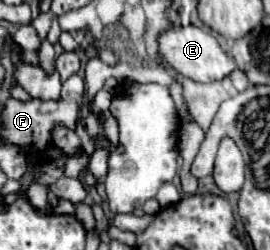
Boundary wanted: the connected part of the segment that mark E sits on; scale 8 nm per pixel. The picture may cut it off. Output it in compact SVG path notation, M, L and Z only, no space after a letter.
M189 25L189 27L173 27L167 29L161 37L159 37L159 51L163 55L163 59L181 75L199 81L199 83L211 83L211 81L221 81L227 75L233 73L235 63L233 57L229 57L221 45L217 43L217 39L209 33L205 33L203 29Z

